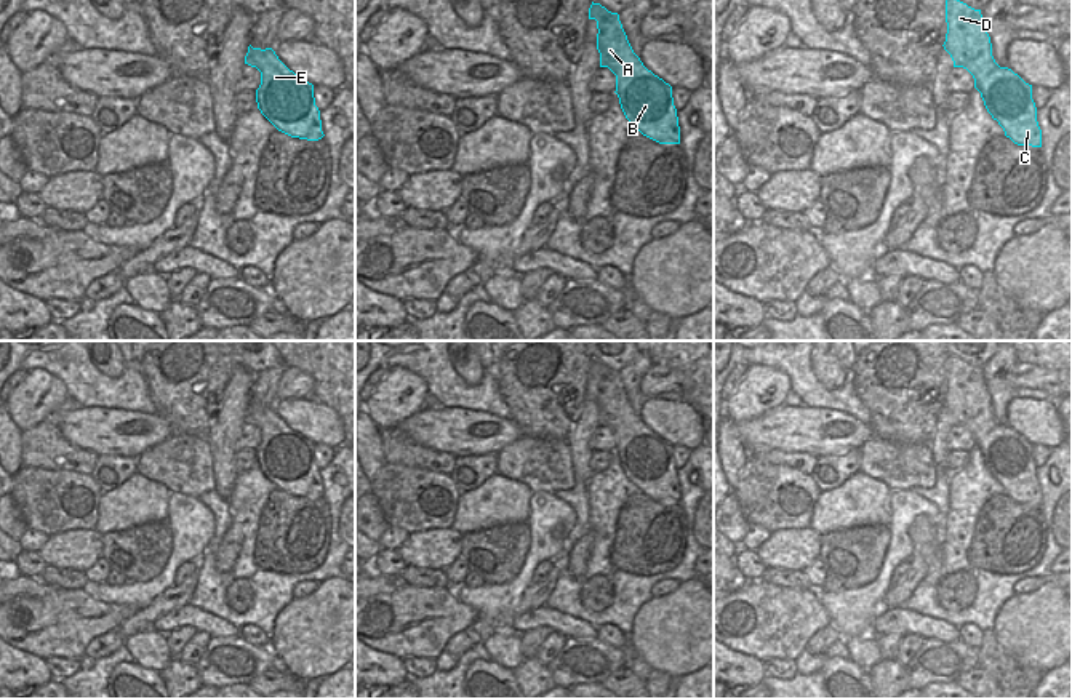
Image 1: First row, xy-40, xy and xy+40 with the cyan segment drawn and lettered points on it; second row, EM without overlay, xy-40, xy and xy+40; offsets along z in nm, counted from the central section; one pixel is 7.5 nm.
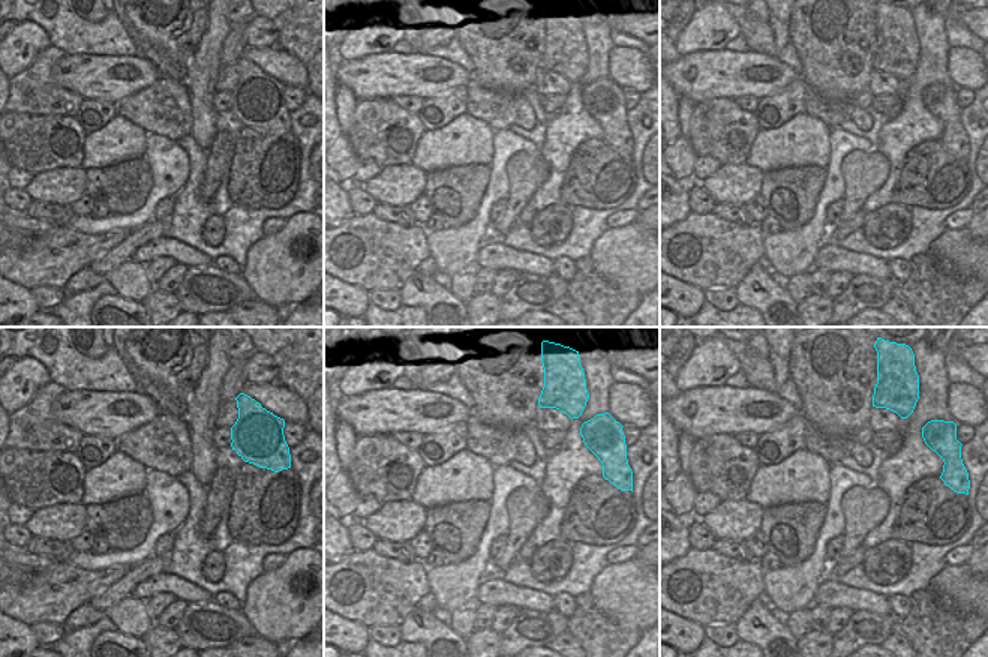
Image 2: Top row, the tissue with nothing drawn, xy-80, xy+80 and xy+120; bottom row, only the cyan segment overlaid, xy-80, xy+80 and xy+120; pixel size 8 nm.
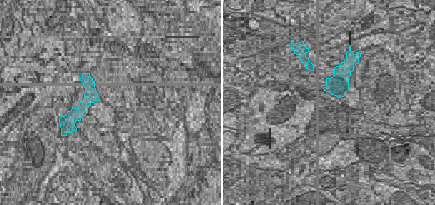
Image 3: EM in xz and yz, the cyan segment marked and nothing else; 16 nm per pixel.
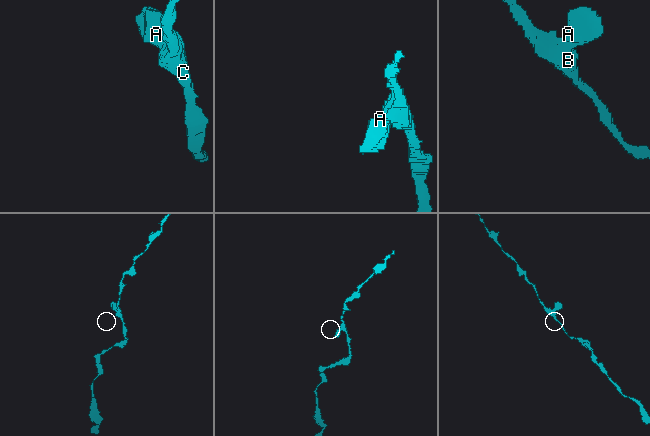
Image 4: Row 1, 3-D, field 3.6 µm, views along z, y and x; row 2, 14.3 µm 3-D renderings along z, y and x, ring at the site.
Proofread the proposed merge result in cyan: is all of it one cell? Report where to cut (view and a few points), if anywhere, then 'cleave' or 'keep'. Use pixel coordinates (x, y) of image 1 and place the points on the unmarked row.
no cut | keep

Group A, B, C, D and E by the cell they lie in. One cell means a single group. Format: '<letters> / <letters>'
A B C D E

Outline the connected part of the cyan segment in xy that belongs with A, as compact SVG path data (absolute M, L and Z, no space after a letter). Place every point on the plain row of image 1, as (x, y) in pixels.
M592 360L589 377L597 379L600 425L608 425L616 433L614 451L626 477L659 502L680 502L672 445L648 429L634 411L618 371Z

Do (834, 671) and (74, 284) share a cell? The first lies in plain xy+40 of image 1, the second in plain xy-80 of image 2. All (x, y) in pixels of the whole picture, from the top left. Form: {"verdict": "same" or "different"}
{"verdict": "different"}

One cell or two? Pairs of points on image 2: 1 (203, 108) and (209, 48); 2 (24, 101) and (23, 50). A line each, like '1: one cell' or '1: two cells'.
1: one cell
2: two cells

